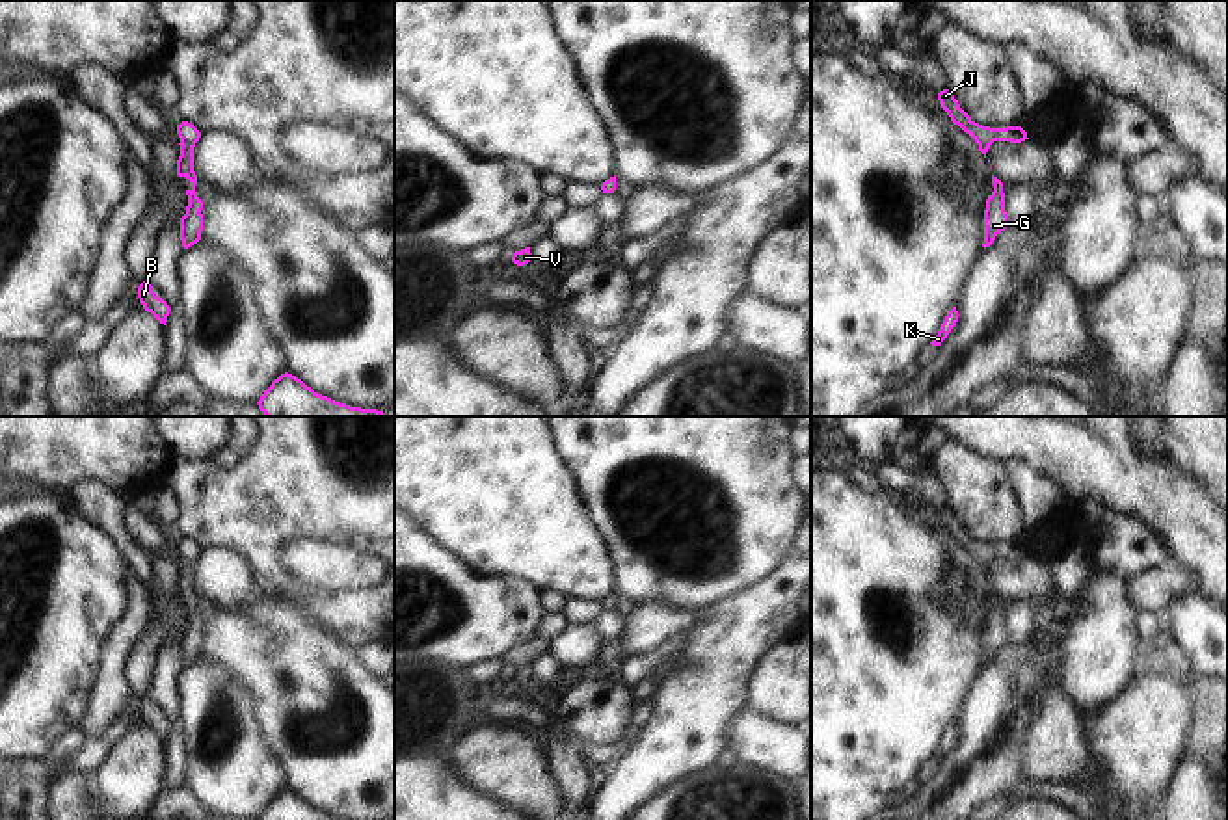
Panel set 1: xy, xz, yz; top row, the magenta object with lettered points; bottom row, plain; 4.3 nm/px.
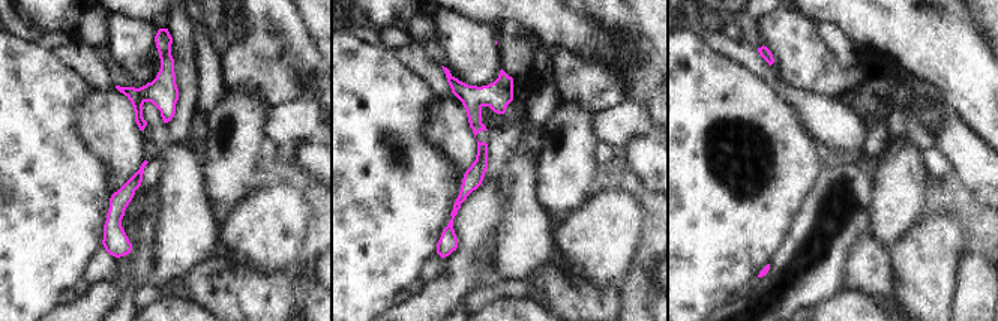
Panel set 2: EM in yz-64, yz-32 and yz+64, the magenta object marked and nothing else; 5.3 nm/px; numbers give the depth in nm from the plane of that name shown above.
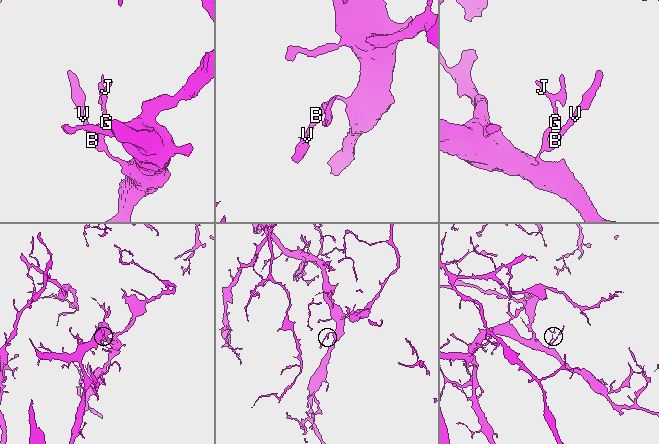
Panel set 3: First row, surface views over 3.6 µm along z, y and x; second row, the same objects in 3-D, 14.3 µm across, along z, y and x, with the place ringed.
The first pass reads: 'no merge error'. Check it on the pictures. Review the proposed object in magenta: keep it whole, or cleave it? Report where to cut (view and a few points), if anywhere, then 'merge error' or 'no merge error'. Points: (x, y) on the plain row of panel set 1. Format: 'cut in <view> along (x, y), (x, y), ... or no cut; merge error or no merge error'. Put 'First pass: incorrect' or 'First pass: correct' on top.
First pass: correct
no cut; no merge error

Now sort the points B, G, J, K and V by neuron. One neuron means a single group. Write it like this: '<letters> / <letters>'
B G J K V

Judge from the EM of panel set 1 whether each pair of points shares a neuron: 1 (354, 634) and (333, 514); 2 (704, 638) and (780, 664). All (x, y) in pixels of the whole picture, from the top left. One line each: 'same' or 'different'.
1: same
2: different

